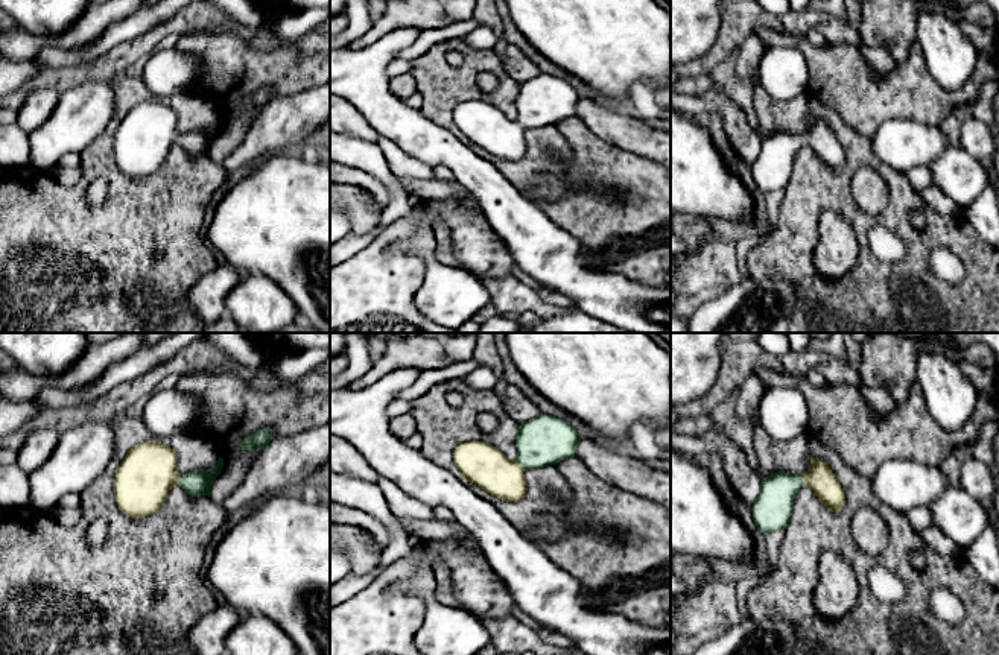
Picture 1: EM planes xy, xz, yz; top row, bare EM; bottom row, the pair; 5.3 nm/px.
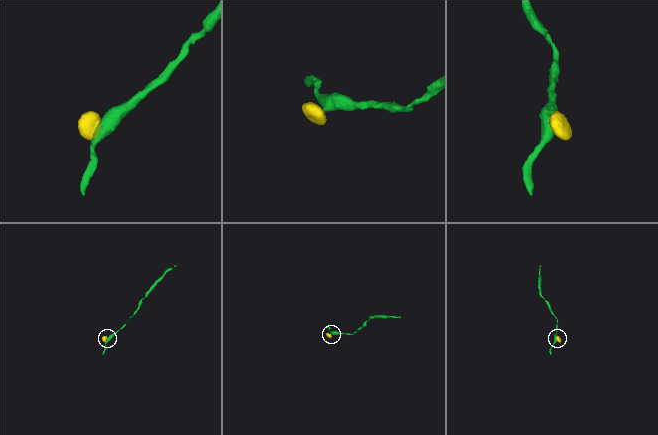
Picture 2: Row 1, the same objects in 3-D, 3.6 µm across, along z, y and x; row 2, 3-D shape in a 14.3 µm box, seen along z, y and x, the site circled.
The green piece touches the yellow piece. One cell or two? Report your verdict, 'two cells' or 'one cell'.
one cell

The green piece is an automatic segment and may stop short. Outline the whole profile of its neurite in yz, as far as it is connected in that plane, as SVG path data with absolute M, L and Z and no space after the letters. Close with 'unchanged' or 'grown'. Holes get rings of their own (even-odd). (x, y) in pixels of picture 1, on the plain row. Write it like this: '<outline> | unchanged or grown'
M812 117L809 129L803 134L777 131L762 138L759 155L751 167L760 193L786 188L795 153L803 144L809 146L832 172L839 172L845 164L844 150L830 126L823 119Z | grown

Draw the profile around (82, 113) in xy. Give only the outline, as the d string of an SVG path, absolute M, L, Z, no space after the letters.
M87 81L68 88L50 117L29 132L32 167L50 170L68 152L82 153L102 135L114 112L113 84Z

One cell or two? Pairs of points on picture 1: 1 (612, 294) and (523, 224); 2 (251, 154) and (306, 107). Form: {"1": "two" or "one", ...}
{"1": "one", "2": "one"}

